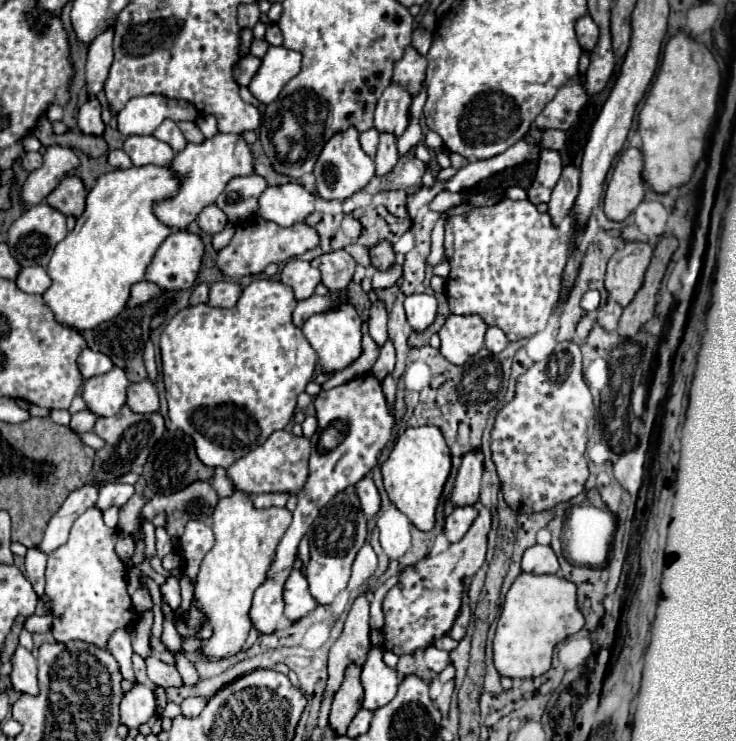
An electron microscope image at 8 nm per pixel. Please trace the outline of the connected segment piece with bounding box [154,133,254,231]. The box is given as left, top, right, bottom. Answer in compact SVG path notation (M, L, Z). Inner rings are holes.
M218 133L200 145L188 143L184 151L176 153L176 157L170 163L170 169L180 177L180 189L178 189L176 197L158 201L154 205L154 213L160 219L160 223L168 225L172 231L182 231L200 215L200 211L204 207L208 207L216 201L216 197L224 191L224 187L230 179L252 173L254 157L252 157L250 145L240 135Z

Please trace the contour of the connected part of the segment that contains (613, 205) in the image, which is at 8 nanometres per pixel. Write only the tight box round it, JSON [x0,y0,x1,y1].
[604,147,644,221]

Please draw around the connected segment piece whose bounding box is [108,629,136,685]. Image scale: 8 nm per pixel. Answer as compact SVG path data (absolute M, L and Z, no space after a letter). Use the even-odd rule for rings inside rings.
M118 629L110 641L108 641L108 649L110 653L116 657L118 665L120 665L120 671L122 671L122 677L132 681L136 685L136 677L134 677L134 671L132 671L132 643L130 643L130 629Z

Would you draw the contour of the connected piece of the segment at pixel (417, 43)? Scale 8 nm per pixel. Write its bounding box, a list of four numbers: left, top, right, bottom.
[412,29,433,55]

